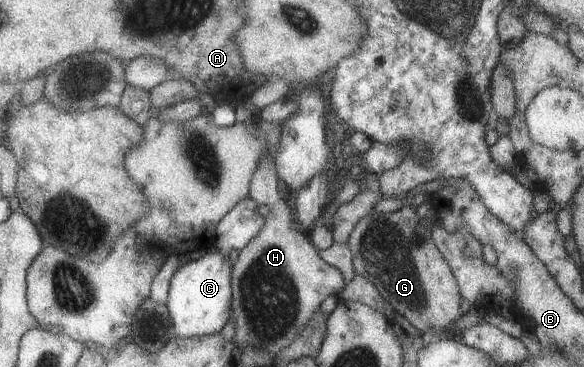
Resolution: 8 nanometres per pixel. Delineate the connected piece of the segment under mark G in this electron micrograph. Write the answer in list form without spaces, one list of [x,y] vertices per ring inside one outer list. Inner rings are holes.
[[[410,203],[395,212],[372,212],[363,217],[355,225],[346,245],[352,254],[354,273],[367,279],[393,311],[402,316],[424,338],[435,339],[432,338],[433,335],[442,334],[449,323],[456,321],[463,314],[460,310],[462,299],[450,268],[435,248],[430,231],[421,223]]]

